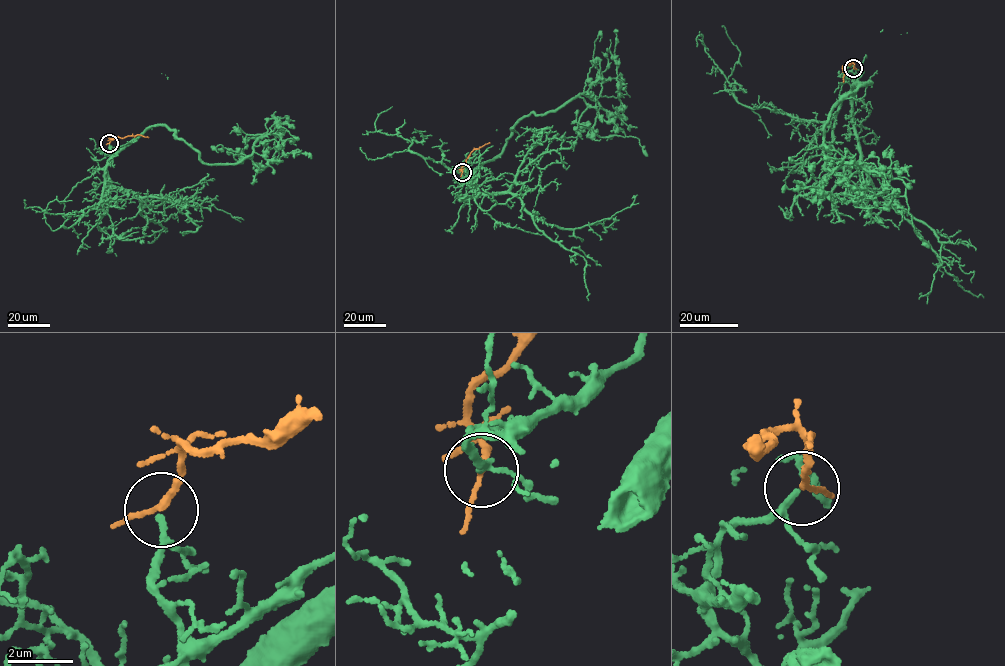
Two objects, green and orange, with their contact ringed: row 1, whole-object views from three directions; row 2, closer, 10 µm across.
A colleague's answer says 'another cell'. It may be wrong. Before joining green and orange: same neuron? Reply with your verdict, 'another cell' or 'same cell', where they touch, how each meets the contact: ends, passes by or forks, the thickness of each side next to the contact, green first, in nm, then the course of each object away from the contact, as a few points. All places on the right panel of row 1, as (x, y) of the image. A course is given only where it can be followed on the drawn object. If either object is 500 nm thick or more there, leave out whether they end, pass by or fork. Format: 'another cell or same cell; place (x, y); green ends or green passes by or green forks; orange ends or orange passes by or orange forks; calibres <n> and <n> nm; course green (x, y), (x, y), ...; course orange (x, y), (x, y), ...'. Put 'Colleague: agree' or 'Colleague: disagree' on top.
Colleague: disagree
same cell; place (853, 68); green passes by; orange passes by; calibres 140 and 170 nm; course green (853, 69), (852, 87), (871, 83), (834, 104), (824, 168), (888, 183), (849, 201), (782, 192); course orange (853, 68), (852, 63), (843, 66), (843, 82)

